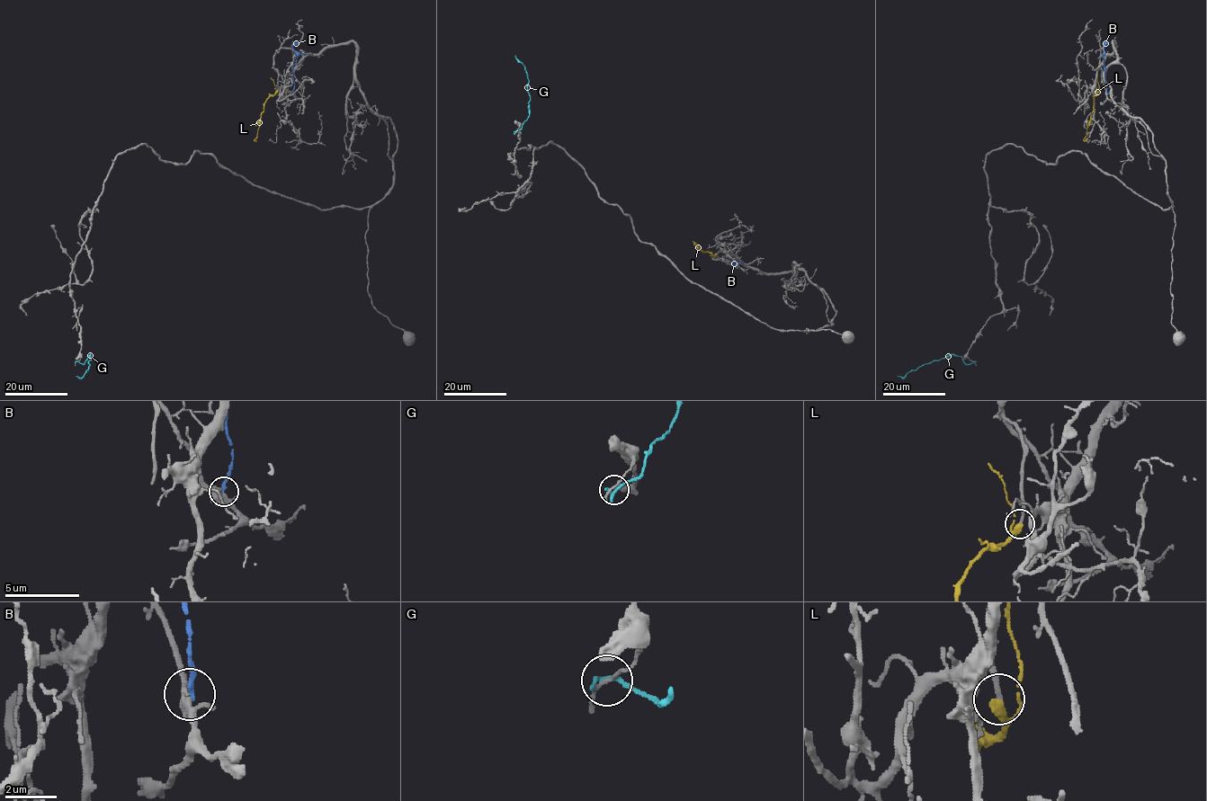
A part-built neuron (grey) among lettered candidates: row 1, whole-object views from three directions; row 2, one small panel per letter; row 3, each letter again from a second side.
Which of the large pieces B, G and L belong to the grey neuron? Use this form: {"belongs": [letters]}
{"belongs": ["L"]}

